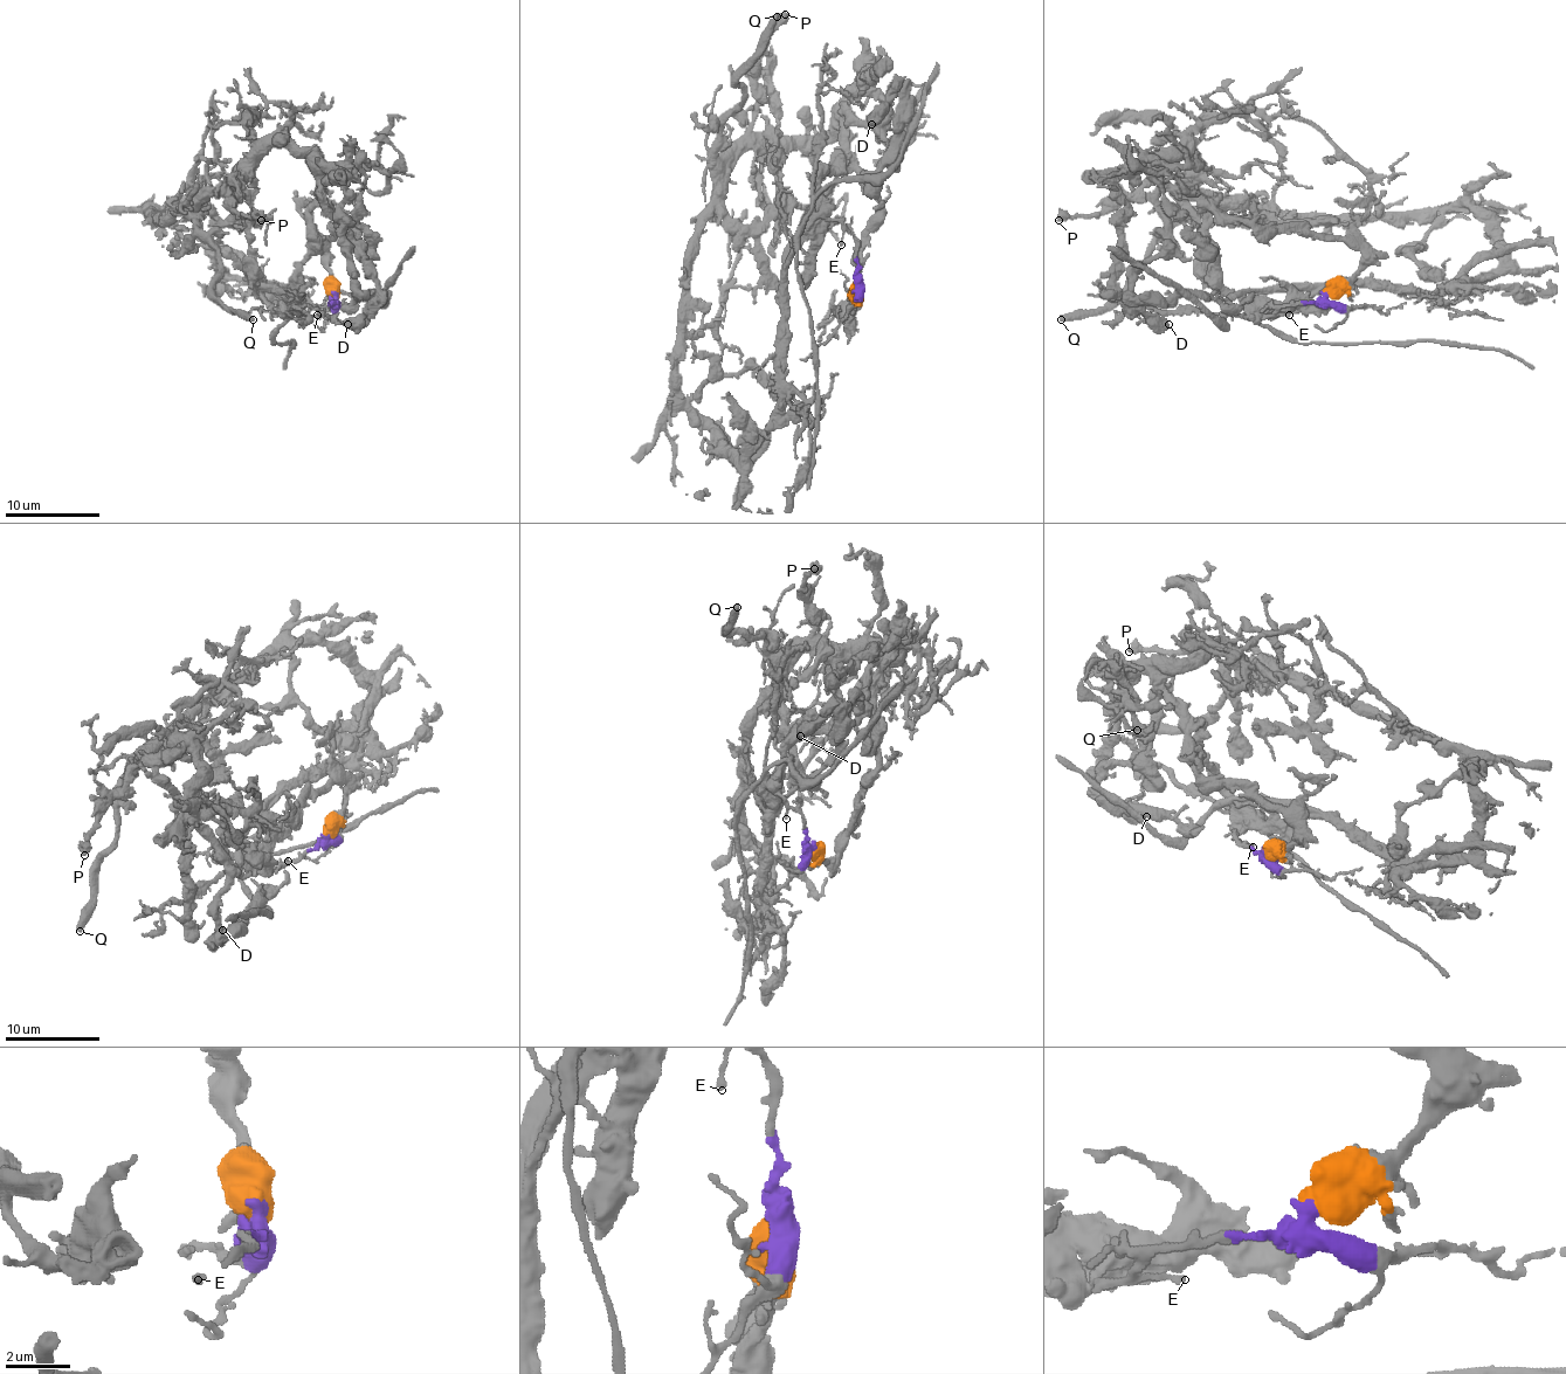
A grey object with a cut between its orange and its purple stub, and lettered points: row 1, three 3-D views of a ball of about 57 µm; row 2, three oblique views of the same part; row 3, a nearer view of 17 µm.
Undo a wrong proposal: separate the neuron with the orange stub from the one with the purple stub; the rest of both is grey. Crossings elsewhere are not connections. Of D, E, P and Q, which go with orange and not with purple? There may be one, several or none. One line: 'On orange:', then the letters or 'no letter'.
On orange: D, P, Q

